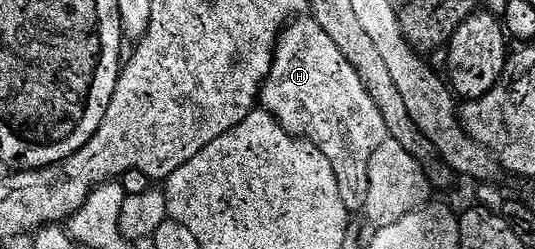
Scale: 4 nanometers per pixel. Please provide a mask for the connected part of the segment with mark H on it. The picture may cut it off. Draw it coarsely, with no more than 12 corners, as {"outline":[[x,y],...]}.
{"outline":[[314,27],[274,44],[261,106],[366,209],[387,139],[360,73]]}

